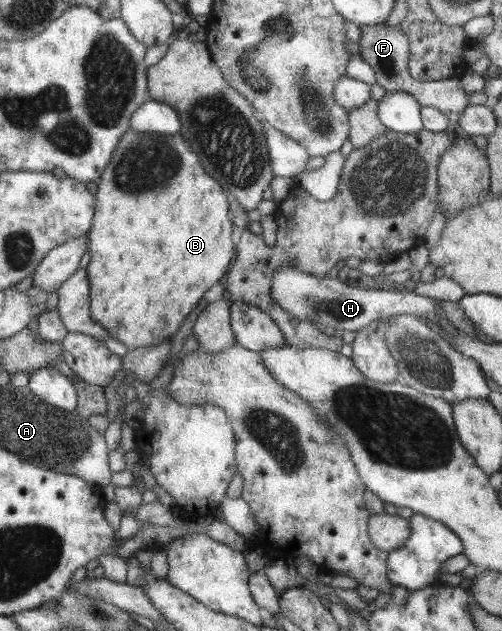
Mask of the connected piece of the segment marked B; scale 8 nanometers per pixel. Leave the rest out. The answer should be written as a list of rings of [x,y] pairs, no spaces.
[[[131,128],[120,136],[107,166],[96,180],[94,216],[86,233],[90,260],[85,272],[88,280],[90,316],[103,326],[109,337],[128,346],[162,344],[179,328],[234,258],[231,220],[227,217],[227,194],[209,178],[195,152],[183,138],[158,133],[135,133]]]

